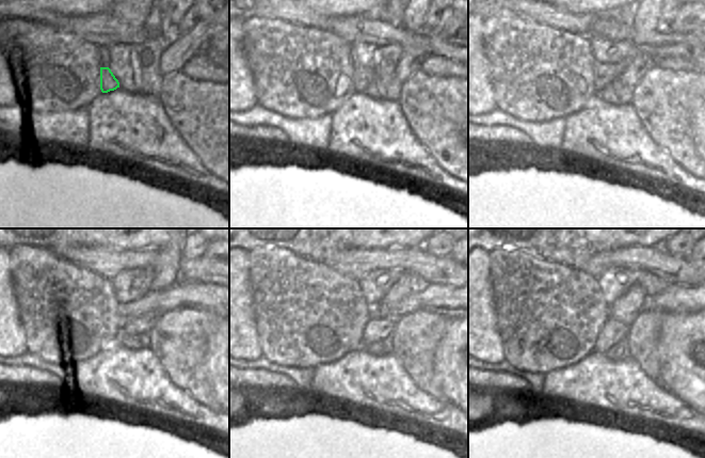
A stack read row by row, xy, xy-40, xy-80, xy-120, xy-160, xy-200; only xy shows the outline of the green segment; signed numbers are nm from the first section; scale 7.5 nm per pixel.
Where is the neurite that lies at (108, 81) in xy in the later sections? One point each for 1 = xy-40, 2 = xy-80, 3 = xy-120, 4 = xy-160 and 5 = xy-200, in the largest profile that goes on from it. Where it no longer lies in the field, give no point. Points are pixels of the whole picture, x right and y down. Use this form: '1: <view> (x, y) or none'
1: xy-40 (363, 76)
2: xy-80 (603, 73)
3: xy-120 (187, 294)
4: xy-160 (446, 300)
5: xy-200 (675, 298)

